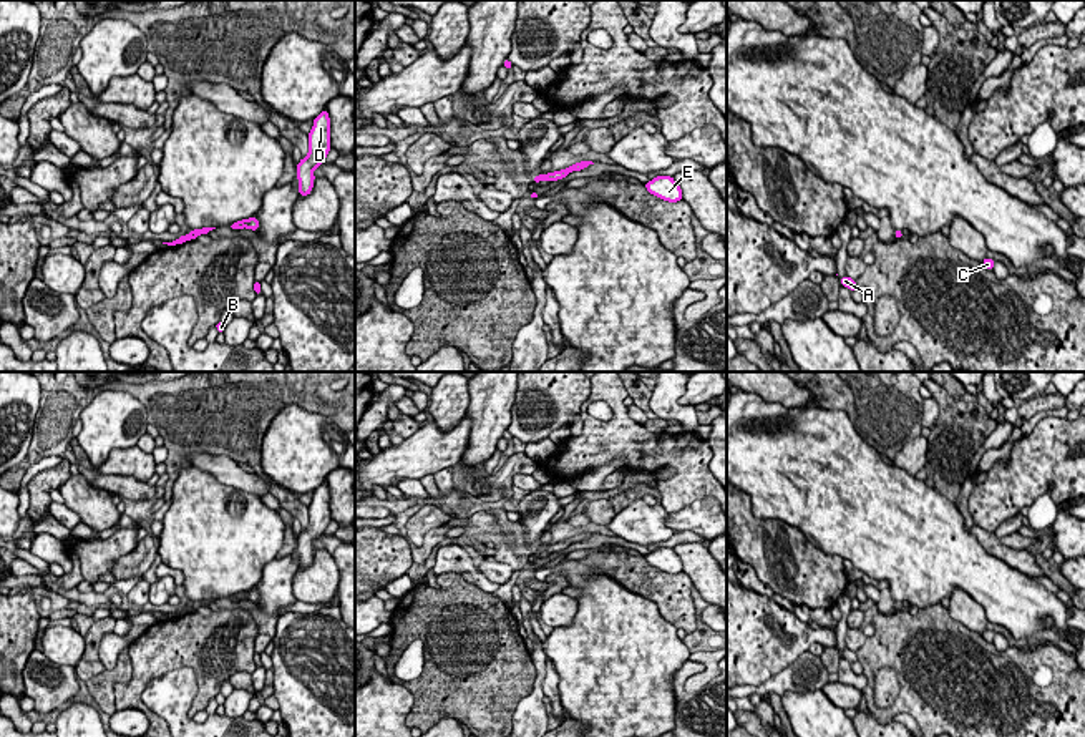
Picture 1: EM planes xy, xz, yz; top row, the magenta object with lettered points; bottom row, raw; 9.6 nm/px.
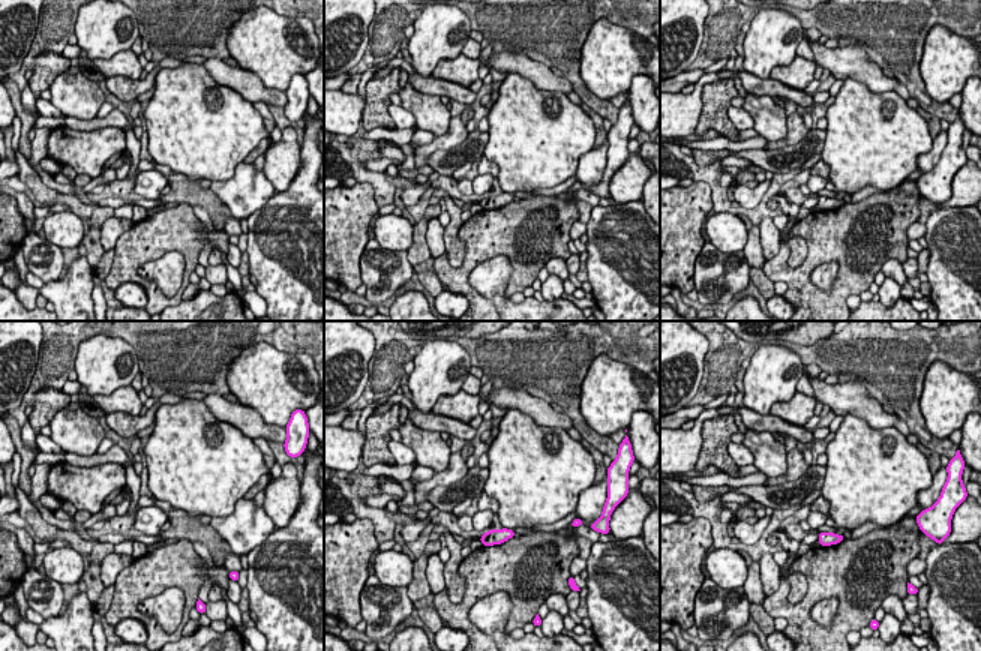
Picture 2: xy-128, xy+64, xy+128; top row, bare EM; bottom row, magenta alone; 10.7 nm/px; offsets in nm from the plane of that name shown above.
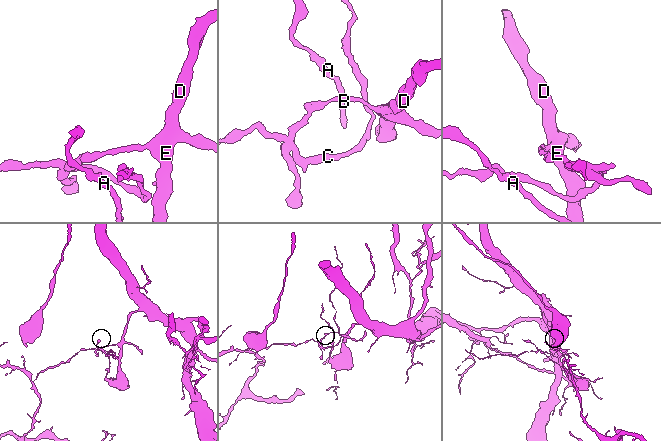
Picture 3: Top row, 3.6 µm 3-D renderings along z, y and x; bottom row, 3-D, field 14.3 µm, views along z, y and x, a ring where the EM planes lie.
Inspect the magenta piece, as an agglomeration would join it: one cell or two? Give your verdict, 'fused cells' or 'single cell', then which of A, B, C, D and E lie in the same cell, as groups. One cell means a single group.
fused cells; groups A B D E / C

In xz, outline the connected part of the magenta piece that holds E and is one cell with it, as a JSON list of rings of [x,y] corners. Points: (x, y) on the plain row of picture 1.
[[[657,548],[652,553],[644,556],[647,563],[664,573],[677,574],[682,573],[682,561],[674,553],[672,548]]]

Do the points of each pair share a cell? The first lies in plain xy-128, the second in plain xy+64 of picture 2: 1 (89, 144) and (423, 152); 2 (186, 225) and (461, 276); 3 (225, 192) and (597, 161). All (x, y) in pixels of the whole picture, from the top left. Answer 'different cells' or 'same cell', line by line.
1: same cell
2: same cell
3: same cell

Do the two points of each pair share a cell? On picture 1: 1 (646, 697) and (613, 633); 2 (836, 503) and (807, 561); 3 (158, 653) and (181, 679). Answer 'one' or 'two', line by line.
1: one
2: two
3: two

